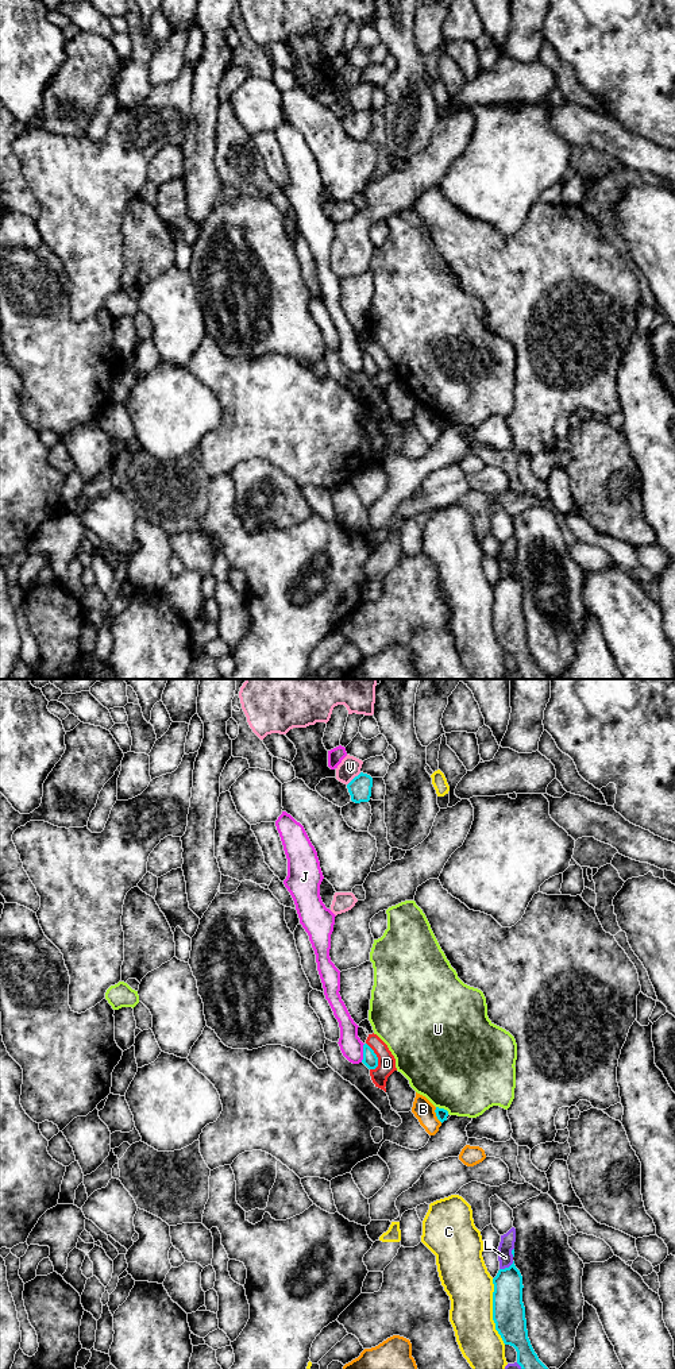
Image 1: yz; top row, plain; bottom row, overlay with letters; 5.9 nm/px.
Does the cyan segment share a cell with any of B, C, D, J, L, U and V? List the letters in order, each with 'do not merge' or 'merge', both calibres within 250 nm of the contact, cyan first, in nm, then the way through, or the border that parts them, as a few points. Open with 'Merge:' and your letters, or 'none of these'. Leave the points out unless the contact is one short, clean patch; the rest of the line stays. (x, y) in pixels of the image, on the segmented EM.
Merge: none of these
B: do not merge; calibres 70 and 120 nm
C: do not merge; calibres 190 and 280 nm
D: do not merge; calibres 90 and 110 nm; border yz (366, 1042), (377, 1057), (377, 1067), (374, 1069)
J: do not merge; calibres 90 and 140 nm
L: do not merge; calibres 190 and 90 nm
U: do not merge; calibres 70 and 500 nm
V: do not merge; calibres 140 and 130 nm

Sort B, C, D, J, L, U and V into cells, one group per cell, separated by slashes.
B / C / D / J / L / U / V

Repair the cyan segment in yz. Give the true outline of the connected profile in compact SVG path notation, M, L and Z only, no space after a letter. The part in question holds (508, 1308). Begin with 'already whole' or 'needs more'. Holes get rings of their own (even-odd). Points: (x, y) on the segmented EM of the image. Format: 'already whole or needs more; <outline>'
already whole; M514 1261L509 1268L498 1270L493 1284L493 1320L504 1343L516 1349L521 1369L548 1369L539 1360L528 1338L522 1276Z

